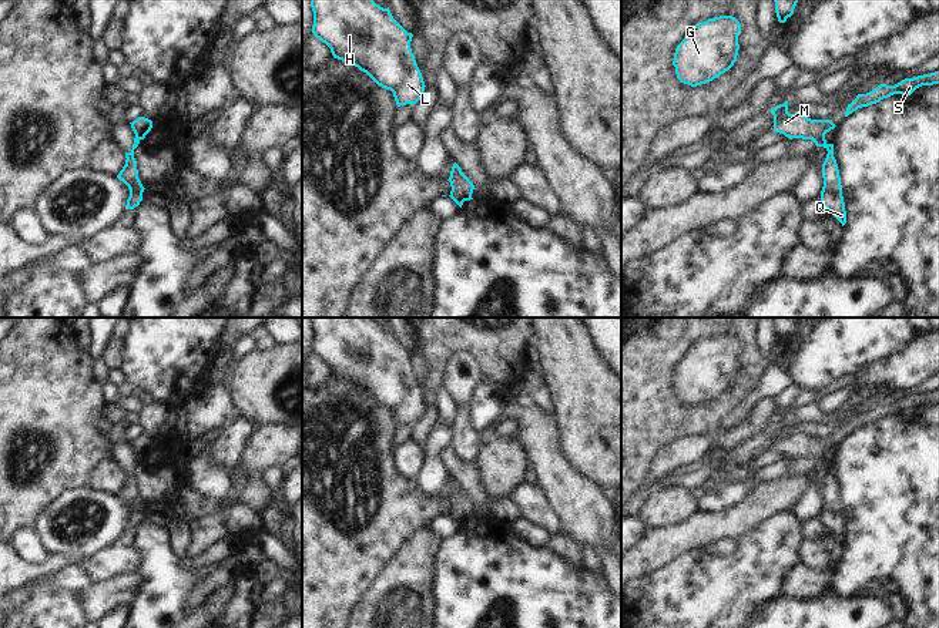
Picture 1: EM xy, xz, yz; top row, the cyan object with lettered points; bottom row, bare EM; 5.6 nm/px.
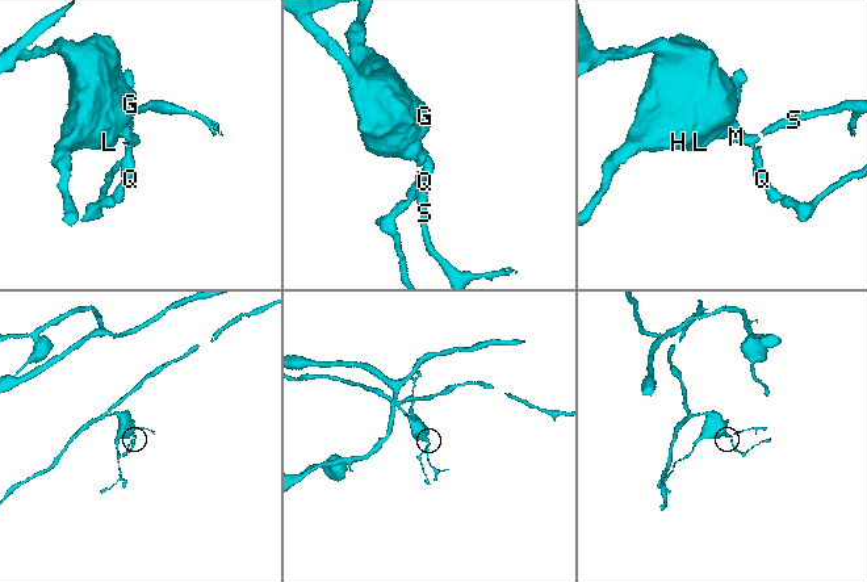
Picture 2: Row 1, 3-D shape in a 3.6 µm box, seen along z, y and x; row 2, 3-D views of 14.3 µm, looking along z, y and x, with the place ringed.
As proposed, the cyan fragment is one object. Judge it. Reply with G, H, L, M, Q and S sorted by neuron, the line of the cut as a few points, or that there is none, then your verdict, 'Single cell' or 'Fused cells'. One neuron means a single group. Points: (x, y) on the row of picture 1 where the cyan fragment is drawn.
Groups: G H L M S / Q. Split along yz (824, 135), (815, 144). Fused cells

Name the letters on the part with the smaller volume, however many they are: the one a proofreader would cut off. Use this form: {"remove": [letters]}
{"remove": ["Q"]}

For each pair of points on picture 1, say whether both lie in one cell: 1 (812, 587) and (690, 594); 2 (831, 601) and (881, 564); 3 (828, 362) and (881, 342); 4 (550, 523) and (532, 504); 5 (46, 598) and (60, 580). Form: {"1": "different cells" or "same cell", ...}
{"1": "different cells", "2": "different cells", "3": "same cell", "4": "same cell", "5": "different cells"}

